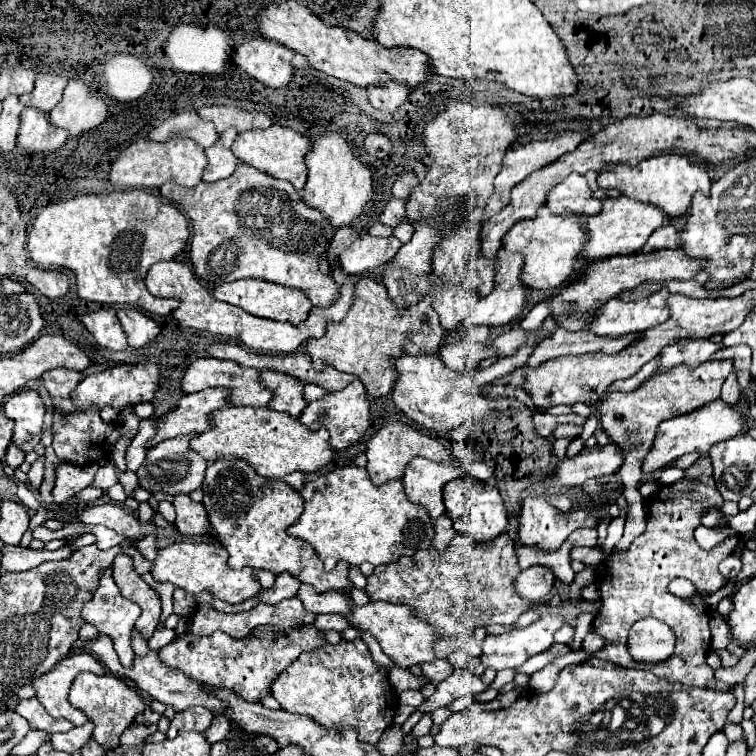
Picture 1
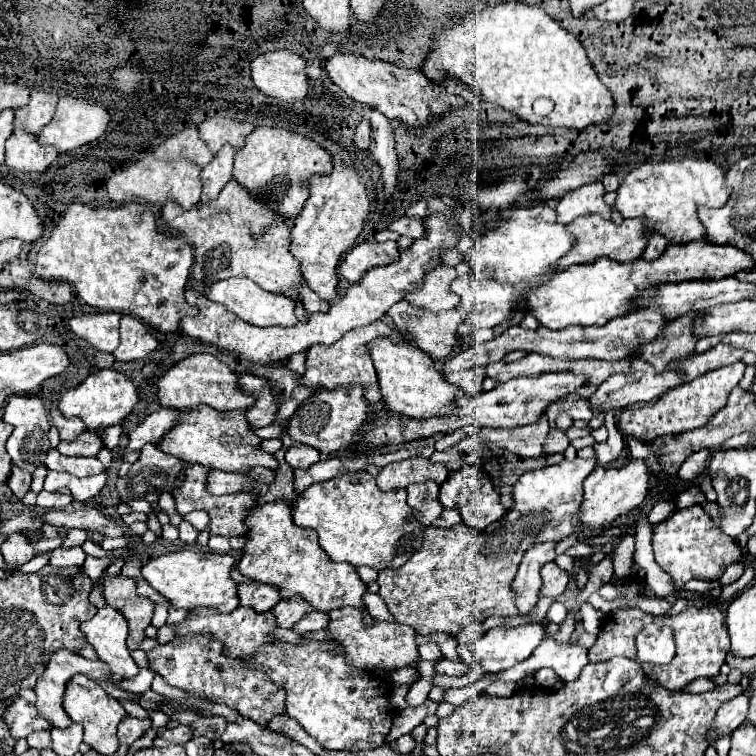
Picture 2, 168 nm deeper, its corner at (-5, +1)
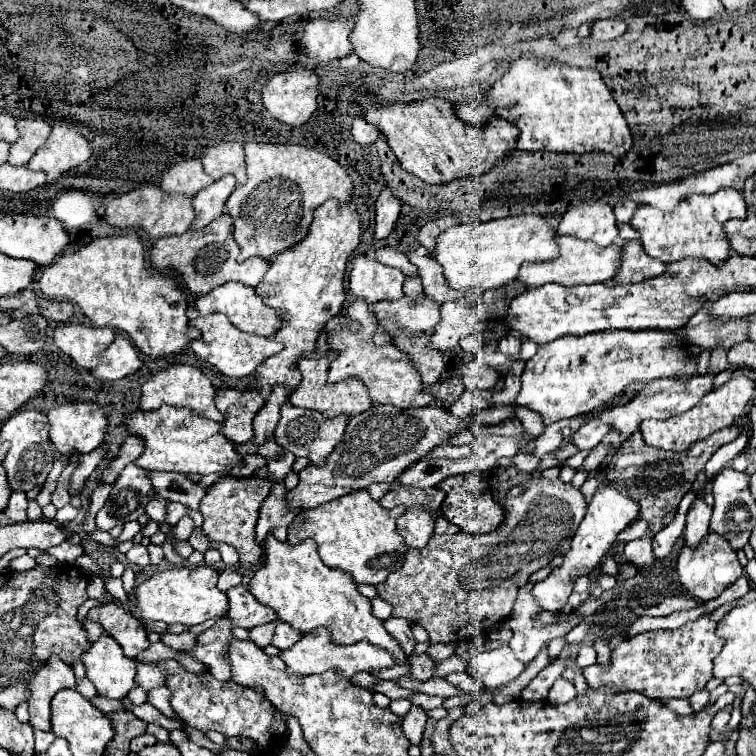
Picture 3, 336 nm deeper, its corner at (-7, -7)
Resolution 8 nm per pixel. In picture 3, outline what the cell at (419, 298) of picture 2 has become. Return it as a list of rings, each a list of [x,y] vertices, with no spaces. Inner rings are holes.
[[[422,294],[420,300],[414,302],[410,296],[402,296],[398,300],[380,300],[372,304],[372,310],[384,332],[392,334],[396,328],[404,328],[412,336],[434,330],[434,326],[440,322],[440,306],[440,302]]]

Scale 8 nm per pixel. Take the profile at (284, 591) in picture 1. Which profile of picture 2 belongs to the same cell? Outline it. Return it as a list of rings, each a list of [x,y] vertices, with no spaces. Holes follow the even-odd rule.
[[[238,584],[238,598],[242,606],[250,606],[256,612],[268,612],[280,602],[280,594],[270,584]]]

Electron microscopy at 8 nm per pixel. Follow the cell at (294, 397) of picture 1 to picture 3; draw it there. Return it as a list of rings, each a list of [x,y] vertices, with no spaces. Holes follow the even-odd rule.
[[[224,388],[218,392],[218,410],[226,414],[224,434],[236,444],[244,444],[254,436],[254,416],[264,406],[264,398],[256,390]]]

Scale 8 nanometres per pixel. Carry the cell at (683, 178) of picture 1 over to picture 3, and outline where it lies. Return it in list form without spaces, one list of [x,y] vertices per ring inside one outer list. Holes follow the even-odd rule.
[[[720,188],[714,194],[690,194],[672,212],[660,212],[648,204],[638,204],[630,226],[640,232],[640,242],[652,258],[670,264],[688,256],[696,256],[718,264],[732,254],[722,232],[722,224],[730,218],[746,218],[746,204],[742,192],[736,192],[734,188]]]

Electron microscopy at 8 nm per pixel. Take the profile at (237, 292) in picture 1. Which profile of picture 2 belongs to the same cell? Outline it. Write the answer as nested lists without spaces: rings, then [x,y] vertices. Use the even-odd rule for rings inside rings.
[[[228,278],[212,284],[206,290],[206,298],[224,304],[228,310],[232,310],[242,322],[248,322],[252,326],[294,326],[298,322],[296,318],[296,304],[288,296],[272,294],[256,286],[248,278]]]

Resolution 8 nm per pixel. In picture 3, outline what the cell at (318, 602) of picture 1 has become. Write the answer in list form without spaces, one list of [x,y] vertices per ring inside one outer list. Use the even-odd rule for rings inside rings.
[[[268,622],[268,624],[262,624],[262,626],[256,626],[250,630],[250,638],[256,646],[260,648],[266,648],[274,636],[274,630],[276,630],[276,622]]]

